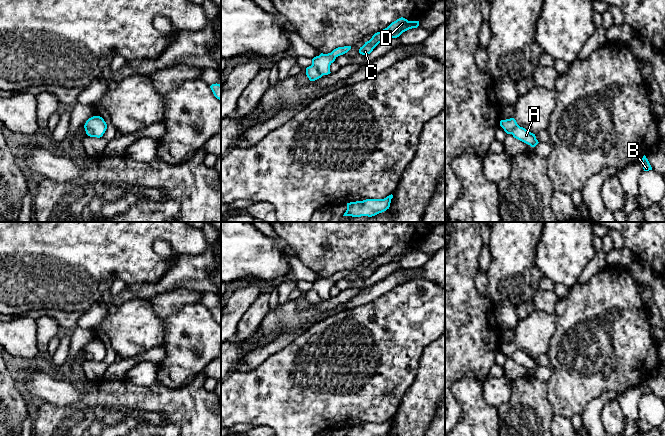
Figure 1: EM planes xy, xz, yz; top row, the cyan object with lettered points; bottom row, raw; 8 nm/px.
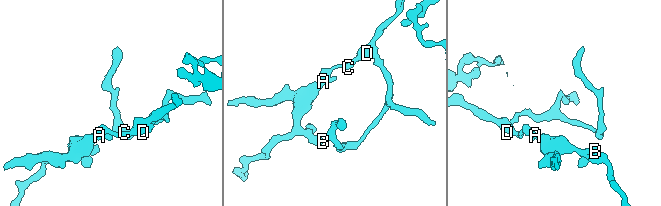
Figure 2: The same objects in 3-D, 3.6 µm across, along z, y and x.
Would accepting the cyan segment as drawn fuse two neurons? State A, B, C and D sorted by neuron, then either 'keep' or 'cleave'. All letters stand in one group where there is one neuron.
groups A B / C D; cleave

